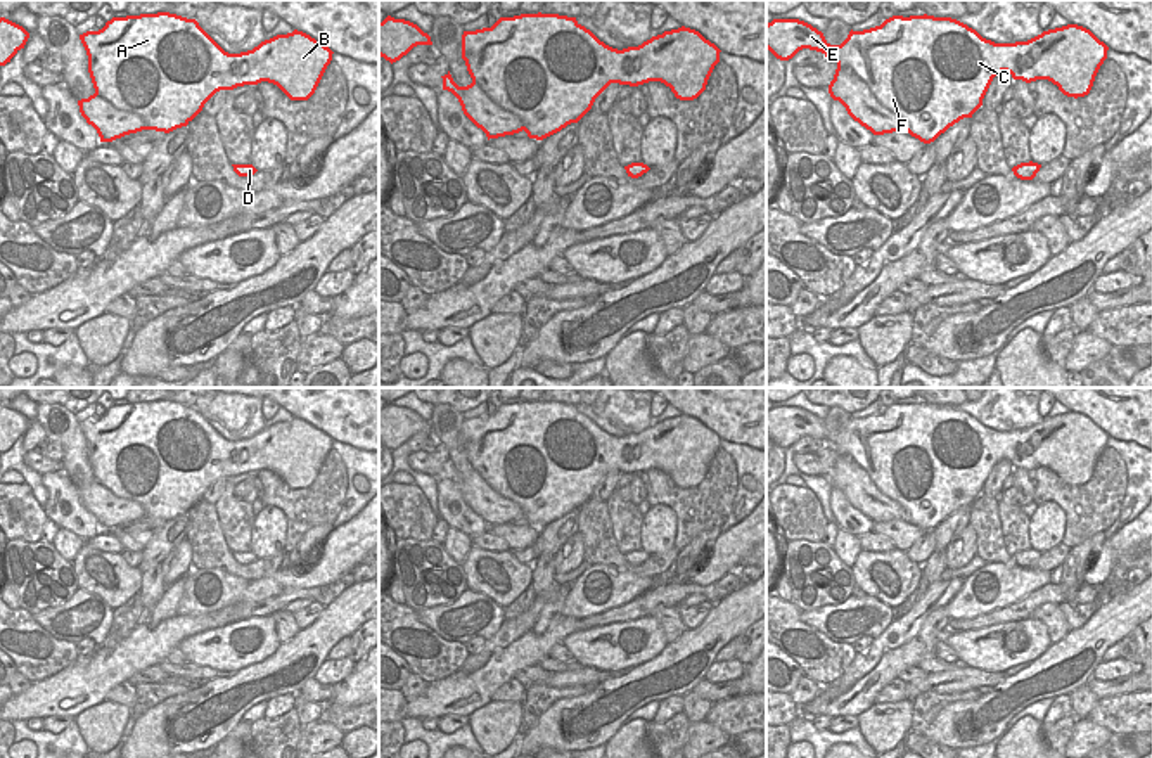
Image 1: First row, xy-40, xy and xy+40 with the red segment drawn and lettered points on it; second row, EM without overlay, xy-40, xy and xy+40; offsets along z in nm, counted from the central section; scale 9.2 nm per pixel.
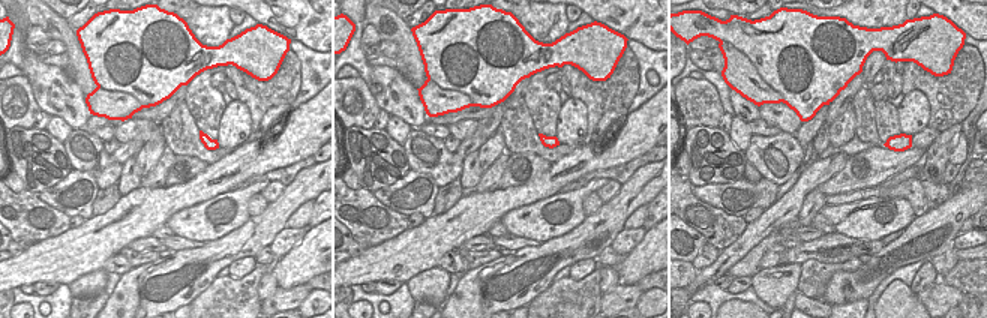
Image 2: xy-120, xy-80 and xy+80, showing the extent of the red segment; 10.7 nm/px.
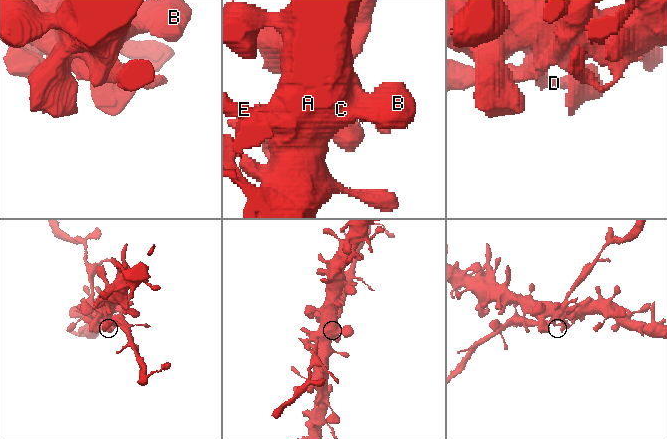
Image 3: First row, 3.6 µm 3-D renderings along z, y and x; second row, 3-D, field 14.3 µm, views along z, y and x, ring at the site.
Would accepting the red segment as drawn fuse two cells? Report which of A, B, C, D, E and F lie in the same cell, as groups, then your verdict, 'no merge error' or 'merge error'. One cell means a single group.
A B C E F / D | merge error

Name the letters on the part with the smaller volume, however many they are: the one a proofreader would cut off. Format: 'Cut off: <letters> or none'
Cut off: D.

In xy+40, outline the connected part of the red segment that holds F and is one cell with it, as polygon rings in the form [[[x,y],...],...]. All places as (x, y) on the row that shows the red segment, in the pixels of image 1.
[[[927,14],[893,16],[870,29],[851,29],[841,45],[830,45],[822,31],[804,21],[773,19],[766,24],[766,48],[780,61],[810,48],[834,59],[837,66],[851,67],[884,107],[905,119],[906,132],[924,144],[934,142],[960,119],[972,118],[1002,71],[1026,83],[1048,80],[1067,97],[1088,95],[1109,50],[1078,24],[1043,31],[1027,42],[995,43],[957,19]]]

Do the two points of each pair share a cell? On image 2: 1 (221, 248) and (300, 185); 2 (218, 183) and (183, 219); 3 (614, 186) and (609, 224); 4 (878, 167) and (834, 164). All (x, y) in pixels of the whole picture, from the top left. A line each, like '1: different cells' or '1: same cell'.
1: same cell
2: different cells
3: different cells
4: different cells

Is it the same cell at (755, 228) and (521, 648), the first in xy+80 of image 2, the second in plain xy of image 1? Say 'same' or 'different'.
different

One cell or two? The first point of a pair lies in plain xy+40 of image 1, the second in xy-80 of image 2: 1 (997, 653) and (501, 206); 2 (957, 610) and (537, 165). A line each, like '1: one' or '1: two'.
1: two
2: one

